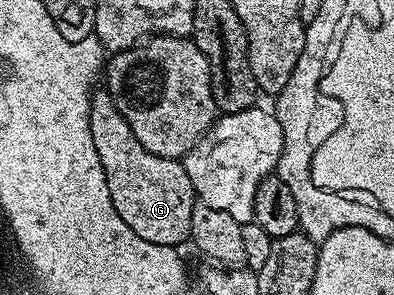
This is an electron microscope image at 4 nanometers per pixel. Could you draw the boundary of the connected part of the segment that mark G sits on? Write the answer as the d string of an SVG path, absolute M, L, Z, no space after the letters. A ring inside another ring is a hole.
M107 90L93 93L91 110L91 139L95 142L95 150L99 150L99 162L103 162L103 174L107 178L107 190L111 190L111 202L139 234L139 238L147 238L147 242L181 246L190 239L191 214L195 197L191 178L187 178L187 170L181 160L159 158L159 154L151 154L131 134L131 126L117 112L115 102Z

